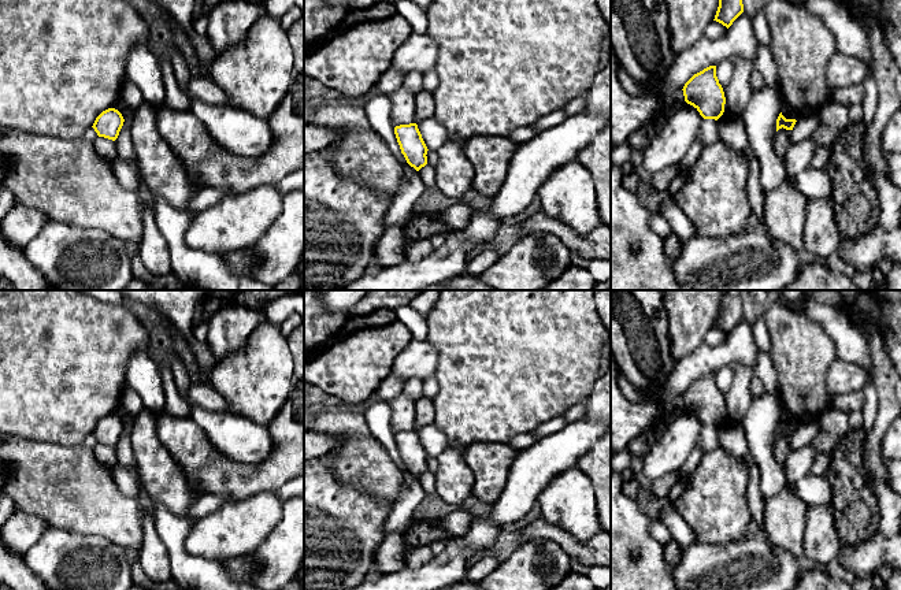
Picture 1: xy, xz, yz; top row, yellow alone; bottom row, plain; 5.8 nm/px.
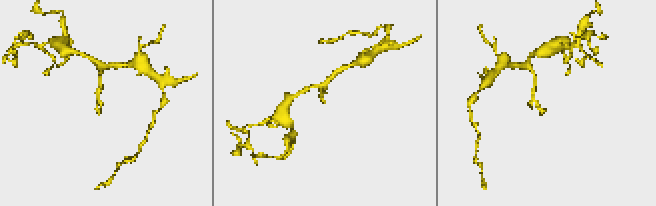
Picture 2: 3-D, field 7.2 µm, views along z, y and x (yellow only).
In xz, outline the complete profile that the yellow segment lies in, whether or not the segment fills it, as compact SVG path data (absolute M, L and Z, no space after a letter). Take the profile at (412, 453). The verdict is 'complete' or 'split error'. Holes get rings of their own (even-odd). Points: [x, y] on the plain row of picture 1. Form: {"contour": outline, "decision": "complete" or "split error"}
{"contour": "M416 430L394 434L394 441L407 470L419 478L427 471L427 453Z", "decision": "complete"}

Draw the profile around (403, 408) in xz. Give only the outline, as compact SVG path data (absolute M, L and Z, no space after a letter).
M401 393L388 402L392 408L390 426L394 434L415 430L415 401L416 398Z

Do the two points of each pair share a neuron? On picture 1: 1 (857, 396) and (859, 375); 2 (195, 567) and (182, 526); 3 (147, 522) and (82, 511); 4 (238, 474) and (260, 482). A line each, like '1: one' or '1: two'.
1: two
2: one
3: two
4: one

